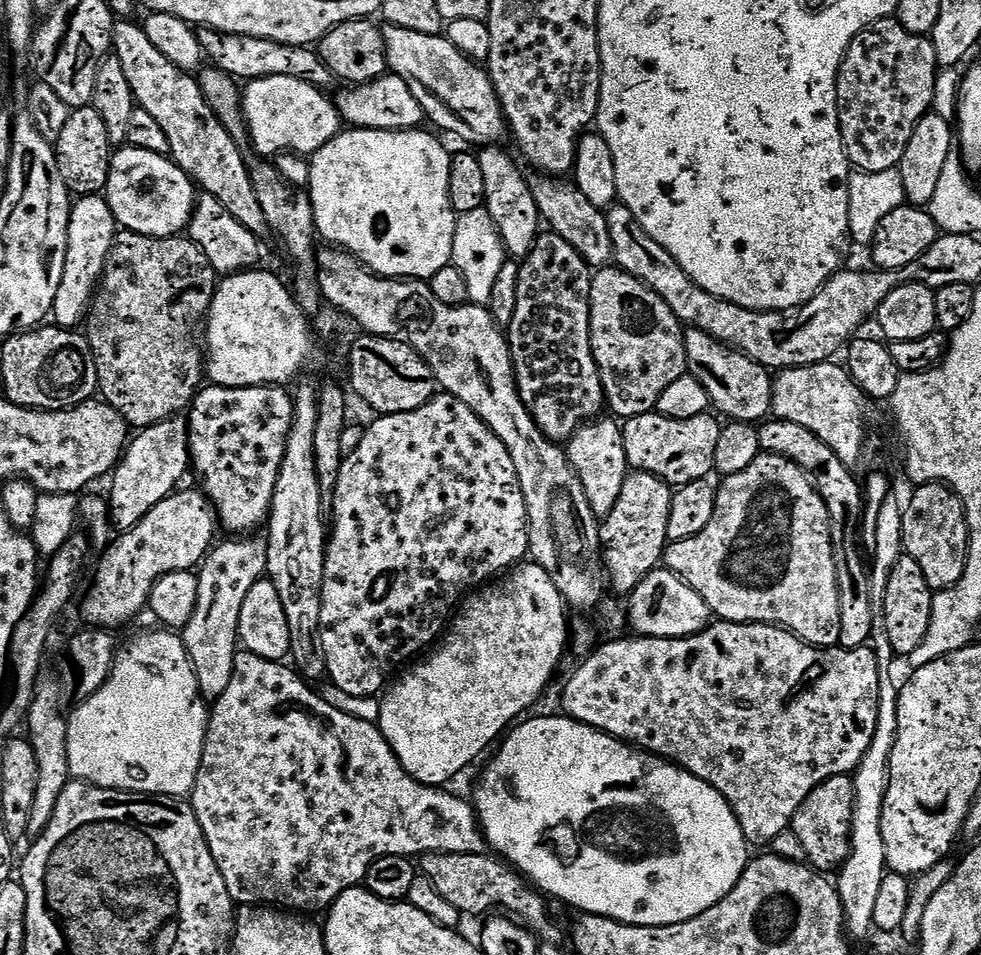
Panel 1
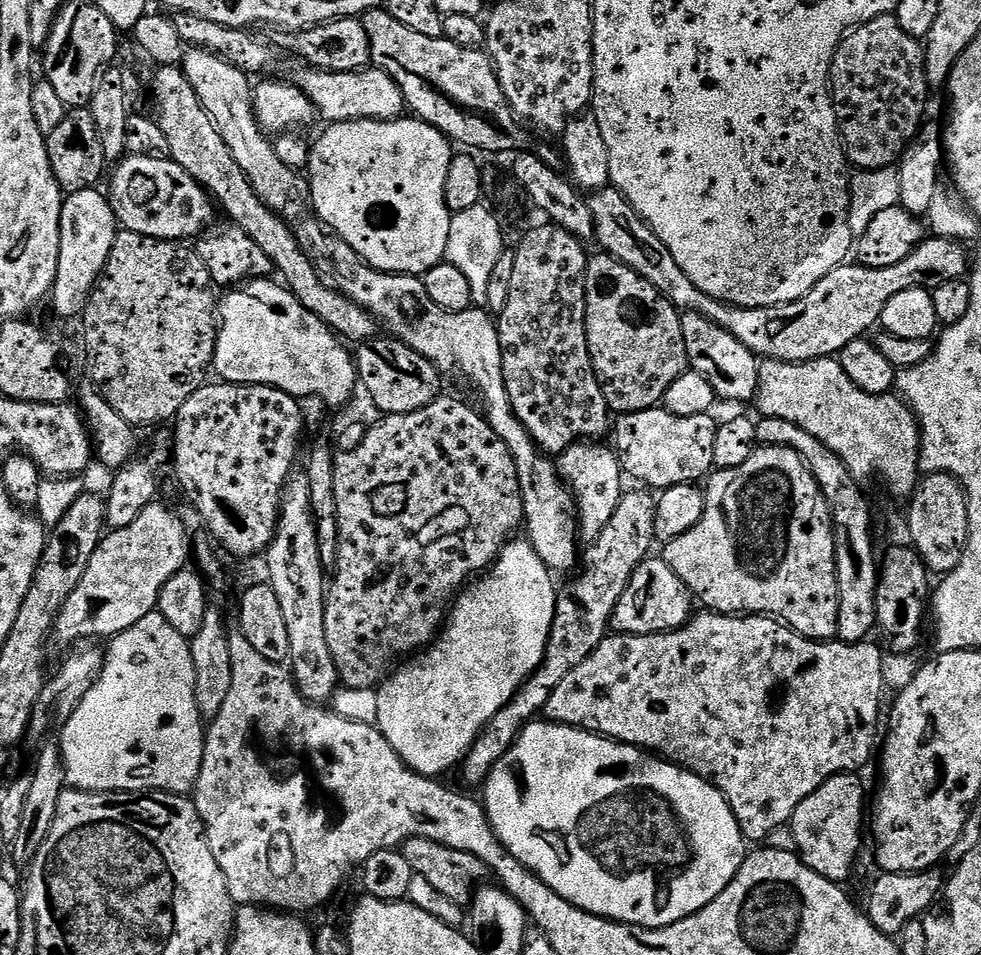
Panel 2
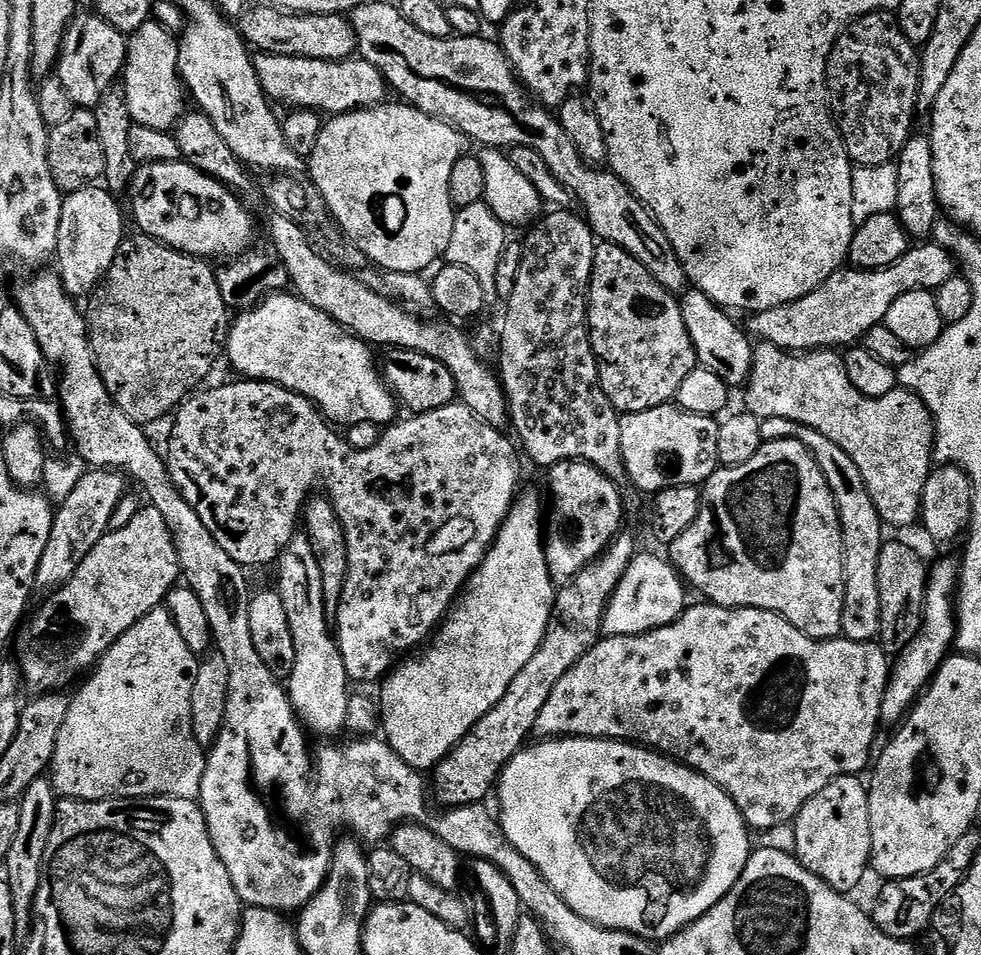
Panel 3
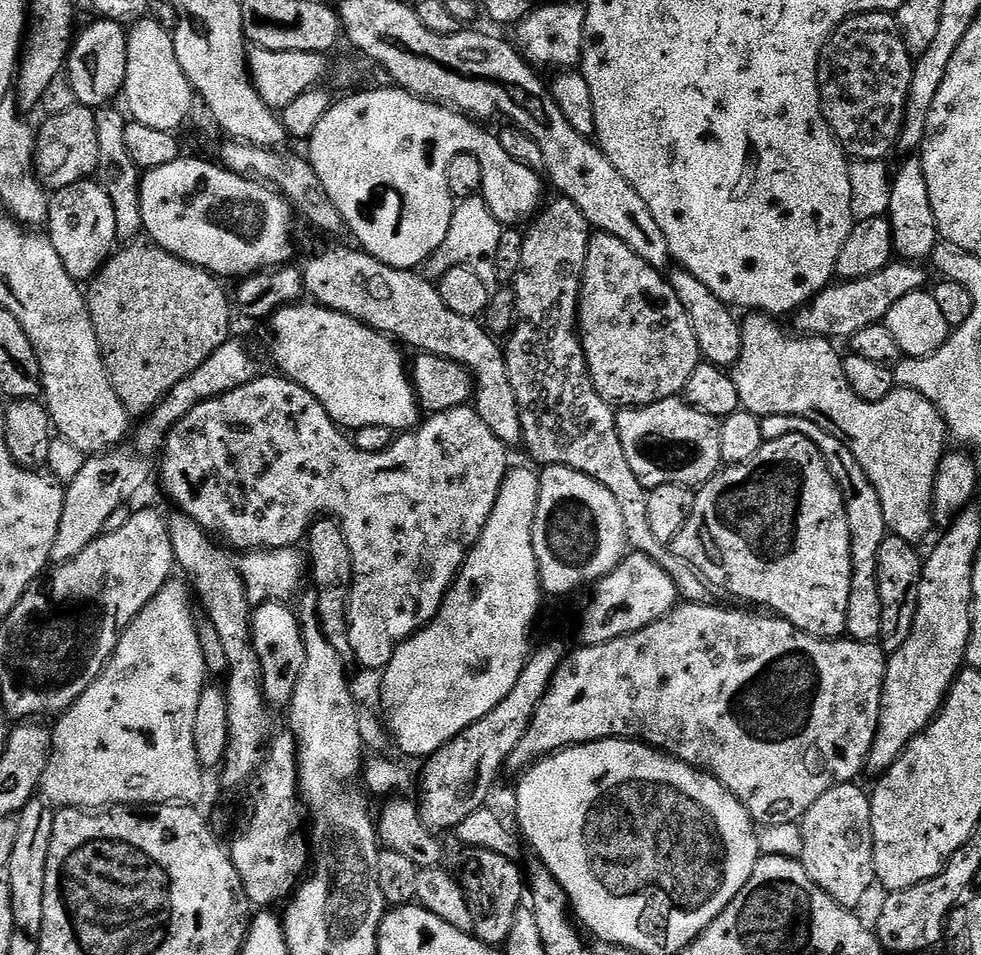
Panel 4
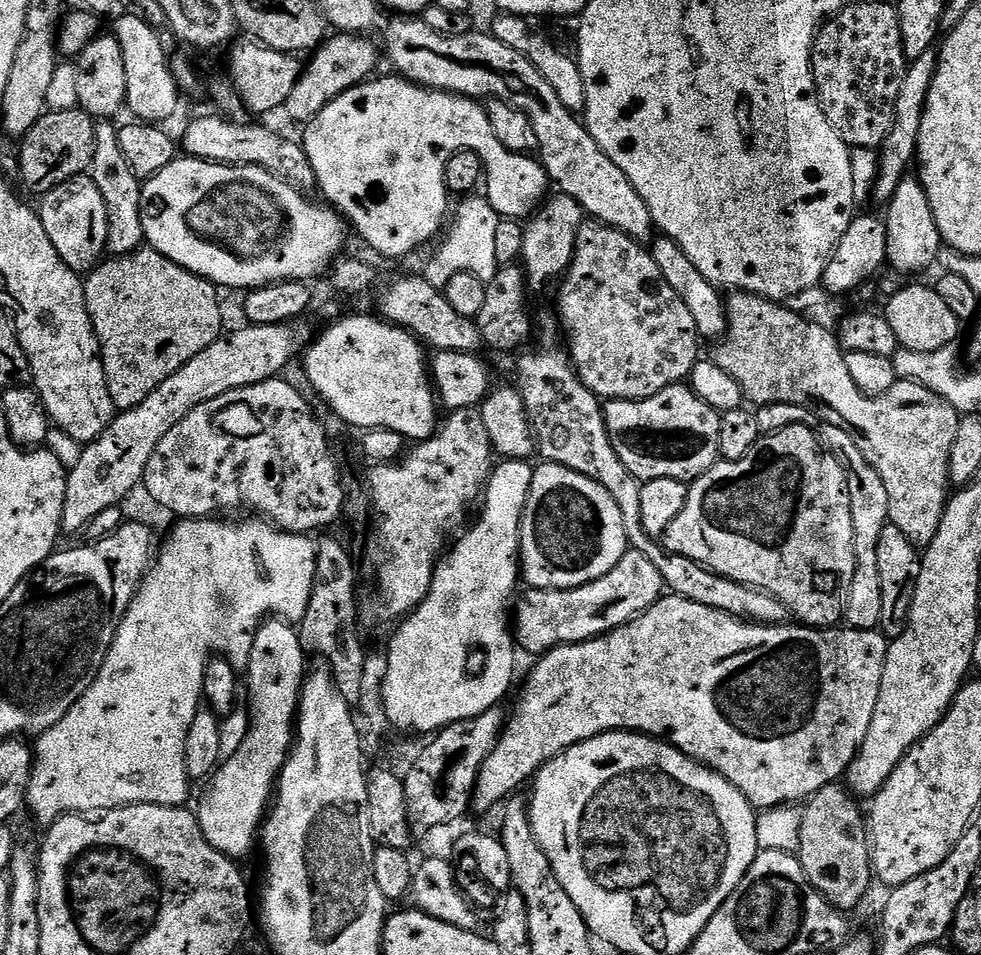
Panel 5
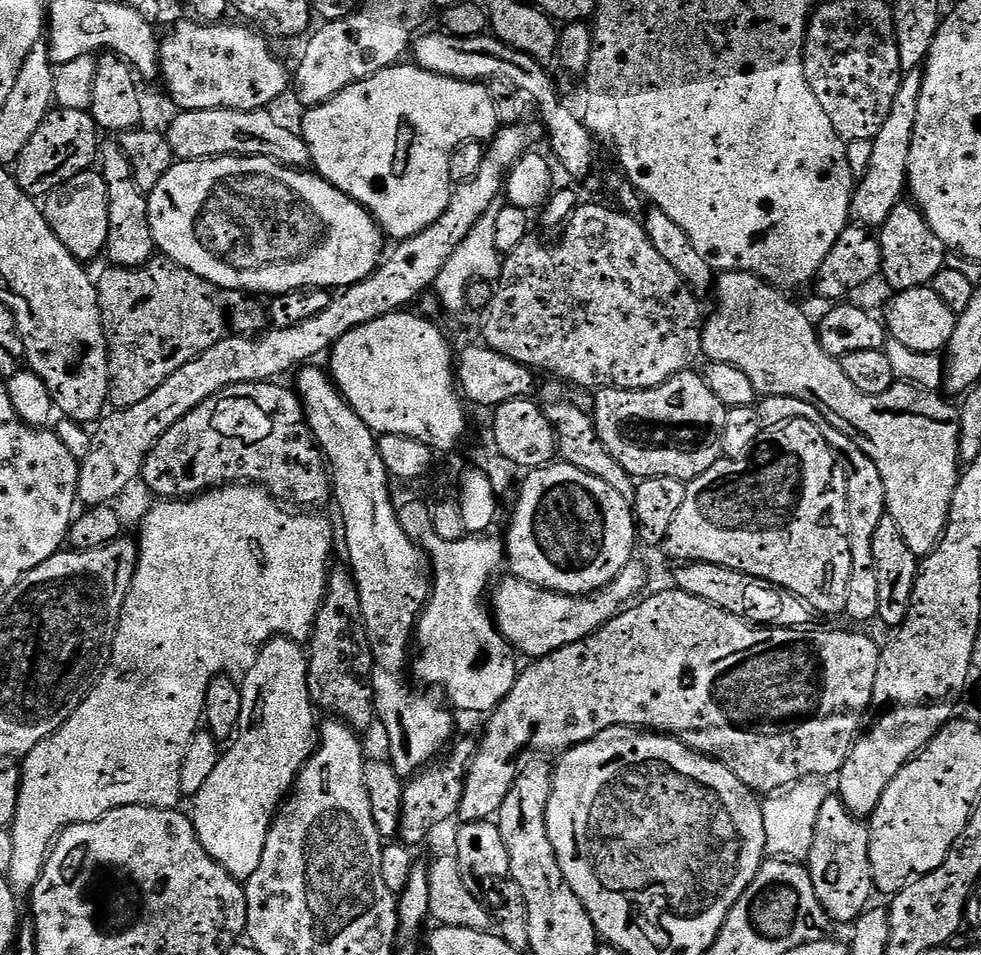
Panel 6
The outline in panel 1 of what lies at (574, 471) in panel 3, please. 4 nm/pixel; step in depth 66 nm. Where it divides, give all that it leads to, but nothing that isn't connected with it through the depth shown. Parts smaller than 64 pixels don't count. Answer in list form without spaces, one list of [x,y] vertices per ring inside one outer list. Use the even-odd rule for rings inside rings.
[[[596,418],[583,424],[566,444],[568,460],[574,466],[597,518],[610,514],[618,494],[622,492],[622,482],[630,471],[624,445],[624,429],[615,419],[604,419]]]

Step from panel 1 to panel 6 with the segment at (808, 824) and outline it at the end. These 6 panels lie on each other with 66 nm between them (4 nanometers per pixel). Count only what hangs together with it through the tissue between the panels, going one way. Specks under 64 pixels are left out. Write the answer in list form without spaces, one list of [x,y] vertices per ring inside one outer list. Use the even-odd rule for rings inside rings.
[[[829,794],[818,810],[806,867],[812,879],[814,894],[818,894],[818,902],[829,921],[836,923],[837,920],[844,926],[851,925],[873,903],[868,824],[863,819],[852,816],[840,801],[839,795]]]

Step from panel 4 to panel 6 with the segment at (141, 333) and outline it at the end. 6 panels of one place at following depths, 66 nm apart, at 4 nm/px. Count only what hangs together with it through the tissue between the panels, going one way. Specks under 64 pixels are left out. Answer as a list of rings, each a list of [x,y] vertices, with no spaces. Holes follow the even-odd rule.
[[[163,254],[153,255],[141,268],[108,266],[105,269],[95,286],[96,302],[104,323],[104,340],[108,344],[108,399],[113,409],[129,408],[142,402],[142,398],[150,398],[174,370],[182,370],[186,362],[198,358],[198,354],[224,339],[226,316],[220,313],[203,278]]]

